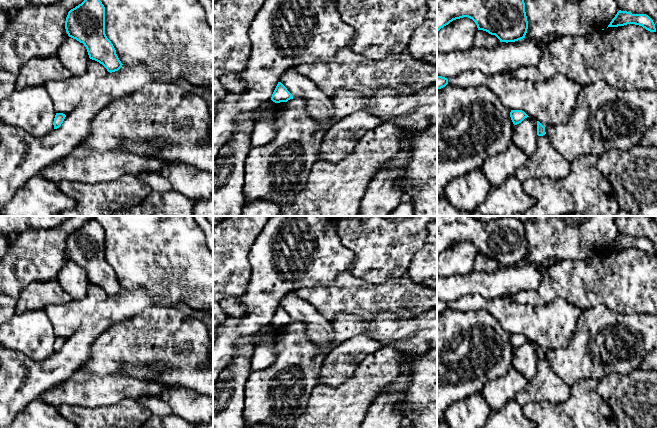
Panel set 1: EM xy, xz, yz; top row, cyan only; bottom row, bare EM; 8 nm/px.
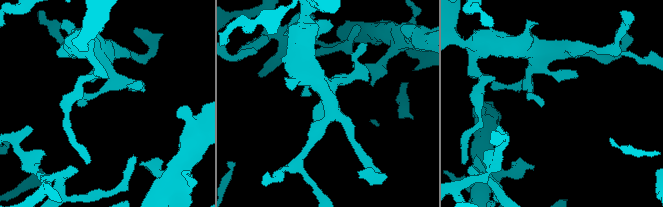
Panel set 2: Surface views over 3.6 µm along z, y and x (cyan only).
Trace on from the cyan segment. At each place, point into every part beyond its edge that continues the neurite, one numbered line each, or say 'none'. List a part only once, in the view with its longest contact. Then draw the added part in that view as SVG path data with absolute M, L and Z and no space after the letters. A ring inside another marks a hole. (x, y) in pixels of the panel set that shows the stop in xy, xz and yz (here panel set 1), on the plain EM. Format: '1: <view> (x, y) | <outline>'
none

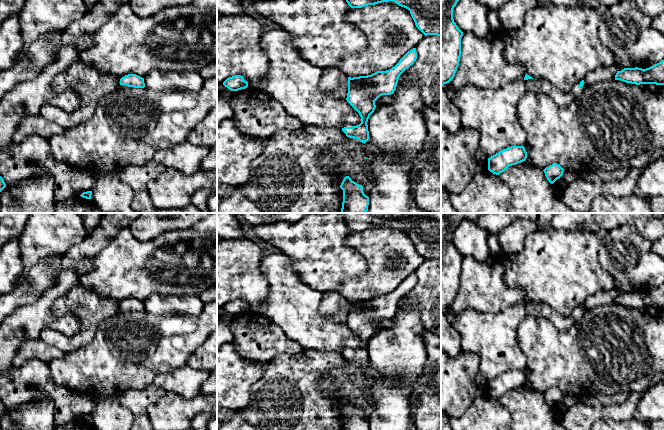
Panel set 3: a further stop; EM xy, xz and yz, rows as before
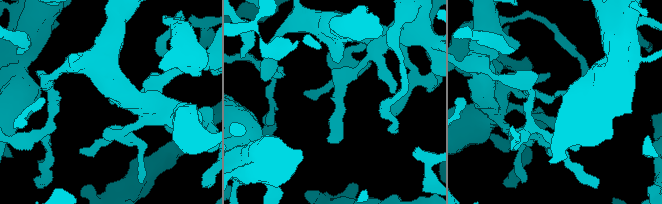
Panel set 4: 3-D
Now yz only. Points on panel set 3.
none

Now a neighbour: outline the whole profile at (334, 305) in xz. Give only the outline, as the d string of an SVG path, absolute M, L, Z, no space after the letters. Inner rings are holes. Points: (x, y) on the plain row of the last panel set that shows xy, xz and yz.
M338 292L323 293L320 312L330 316L337 323L346 323L348 317L348 301Z

